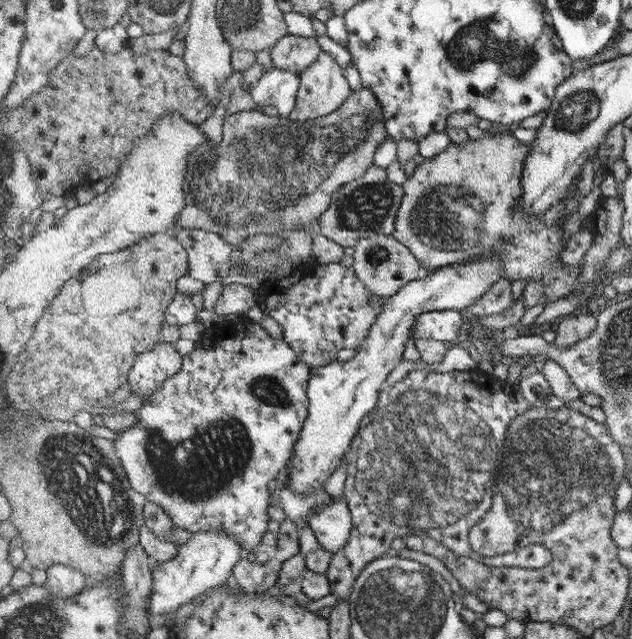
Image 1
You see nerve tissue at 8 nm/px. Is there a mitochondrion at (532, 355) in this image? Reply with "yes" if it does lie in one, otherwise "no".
no

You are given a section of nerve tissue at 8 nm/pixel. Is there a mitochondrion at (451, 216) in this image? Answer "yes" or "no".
yes

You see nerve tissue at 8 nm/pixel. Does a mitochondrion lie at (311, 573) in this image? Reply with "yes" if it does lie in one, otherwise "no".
no

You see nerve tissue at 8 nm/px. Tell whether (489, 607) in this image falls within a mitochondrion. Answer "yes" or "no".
no

